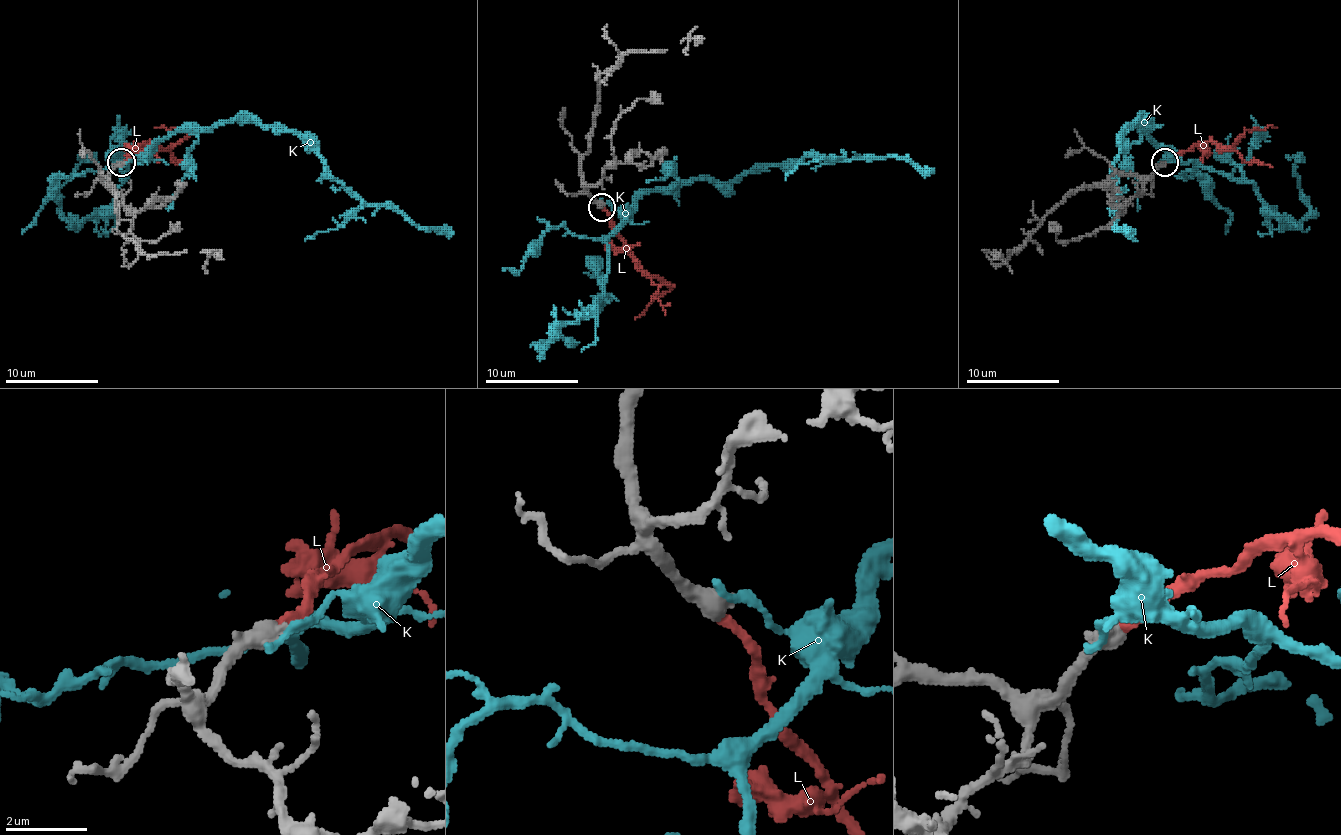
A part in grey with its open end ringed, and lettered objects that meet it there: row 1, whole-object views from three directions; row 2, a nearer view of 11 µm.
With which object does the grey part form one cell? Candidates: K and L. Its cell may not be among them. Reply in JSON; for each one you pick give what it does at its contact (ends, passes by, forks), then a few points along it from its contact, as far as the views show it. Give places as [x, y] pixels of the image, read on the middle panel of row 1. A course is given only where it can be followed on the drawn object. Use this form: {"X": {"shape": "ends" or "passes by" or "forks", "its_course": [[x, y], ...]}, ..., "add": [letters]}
{"L": {"shape": "ends", "its_course": [[602, 208], [609, 215], [614, 233], [628, 254], [669, 286], [635, 319]]}, "add": ["L"]}

